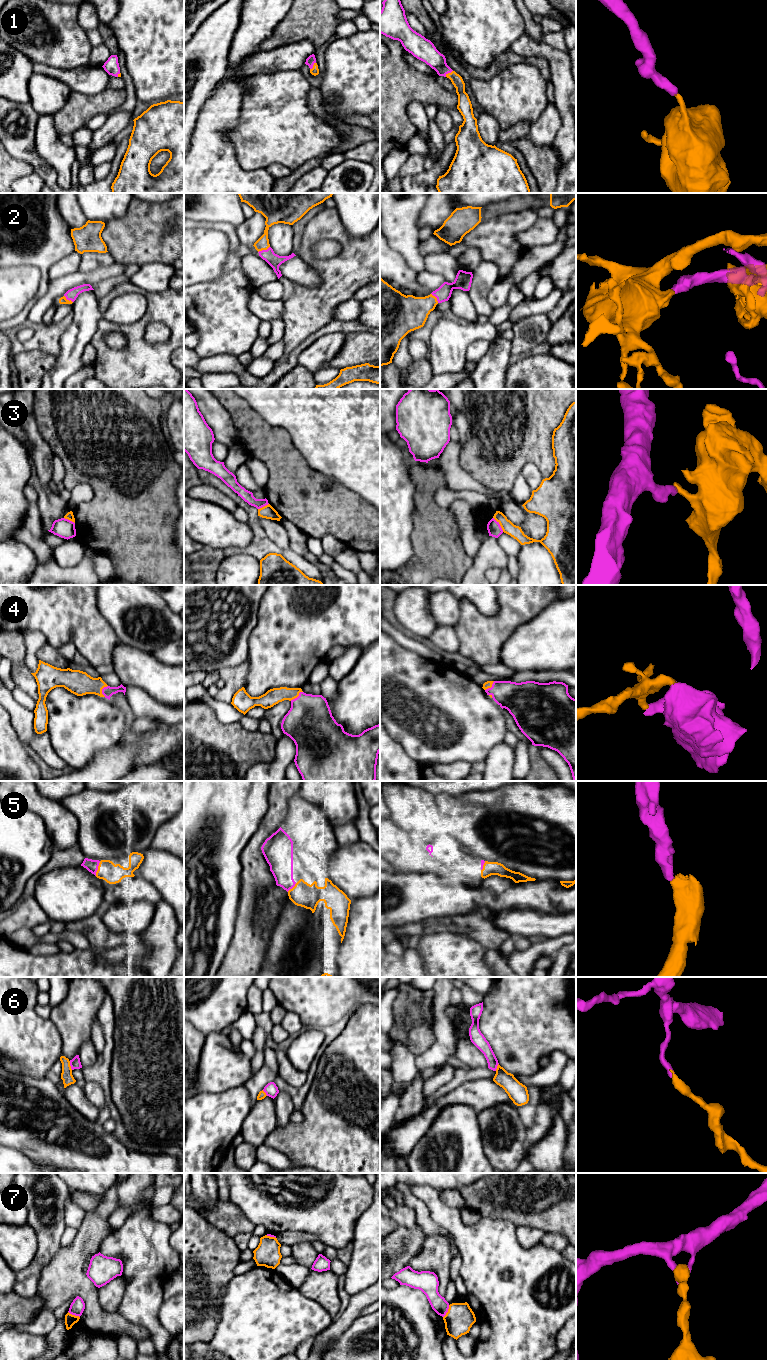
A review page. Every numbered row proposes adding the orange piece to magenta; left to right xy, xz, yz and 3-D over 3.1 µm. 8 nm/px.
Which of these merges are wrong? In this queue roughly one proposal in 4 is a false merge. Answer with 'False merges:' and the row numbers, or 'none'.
False merges: 3, 6, 7

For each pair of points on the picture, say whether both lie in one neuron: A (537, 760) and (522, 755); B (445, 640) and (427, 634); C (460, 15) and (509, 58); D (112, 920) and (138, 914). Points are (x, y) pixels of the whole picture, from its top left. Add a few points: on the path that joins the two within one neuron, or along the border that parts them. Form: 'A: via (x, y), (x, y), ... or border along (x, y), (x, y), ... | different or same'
A: border along (528, 745), (530, 770) | different
B: via (441, 638), (431, 634) | same
C: border along (509, 49), (499, 54), (488, 66), (484, 67) | different
D: via (118, 918), (132, 918) | same

